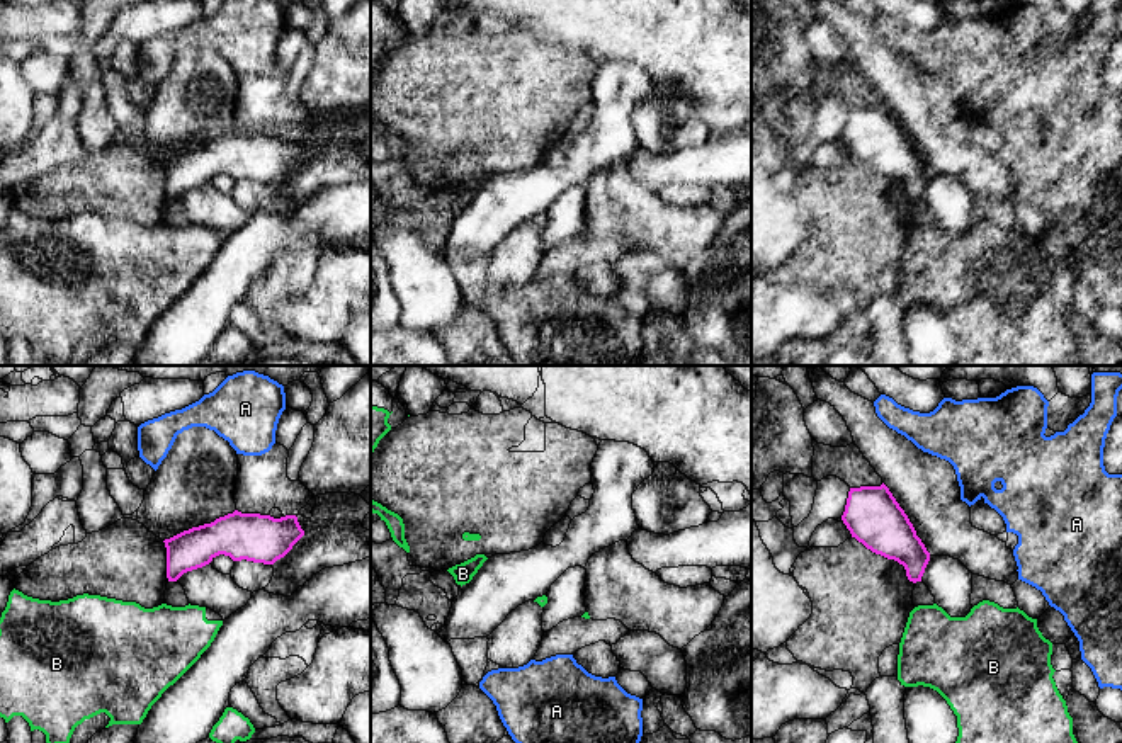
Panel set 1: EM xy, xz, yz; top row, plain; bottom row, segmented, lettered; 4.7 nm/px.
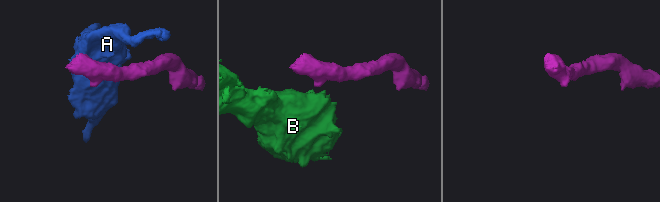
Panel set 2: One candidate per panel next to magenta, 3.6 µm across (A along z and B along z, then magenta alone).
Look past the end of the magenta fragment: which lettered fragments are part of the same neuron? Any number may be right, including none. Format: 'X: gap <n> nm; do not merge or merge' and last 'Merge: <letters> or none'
A: gap 240 nm; do not merge
B: gap 110 nm; do not merge
Merge: none

